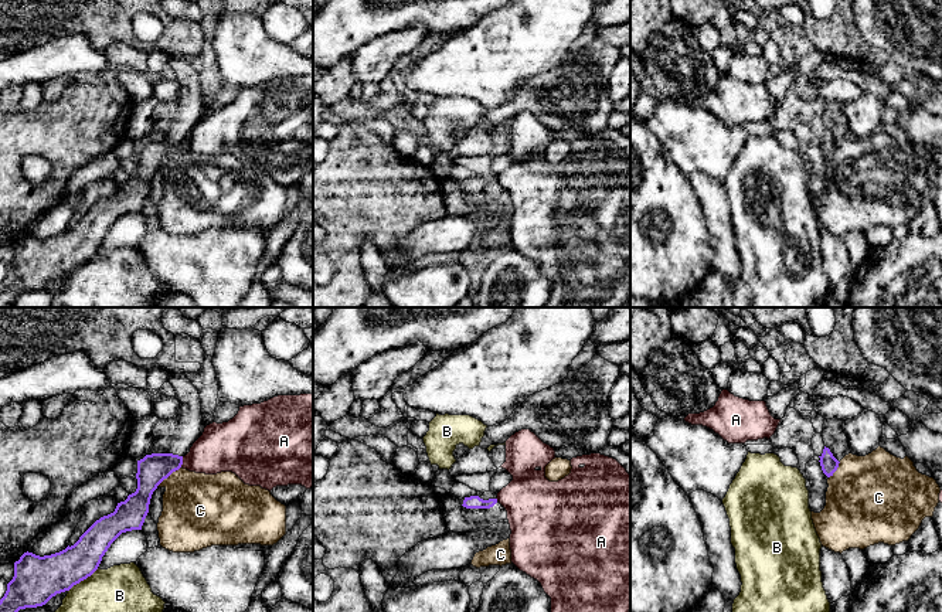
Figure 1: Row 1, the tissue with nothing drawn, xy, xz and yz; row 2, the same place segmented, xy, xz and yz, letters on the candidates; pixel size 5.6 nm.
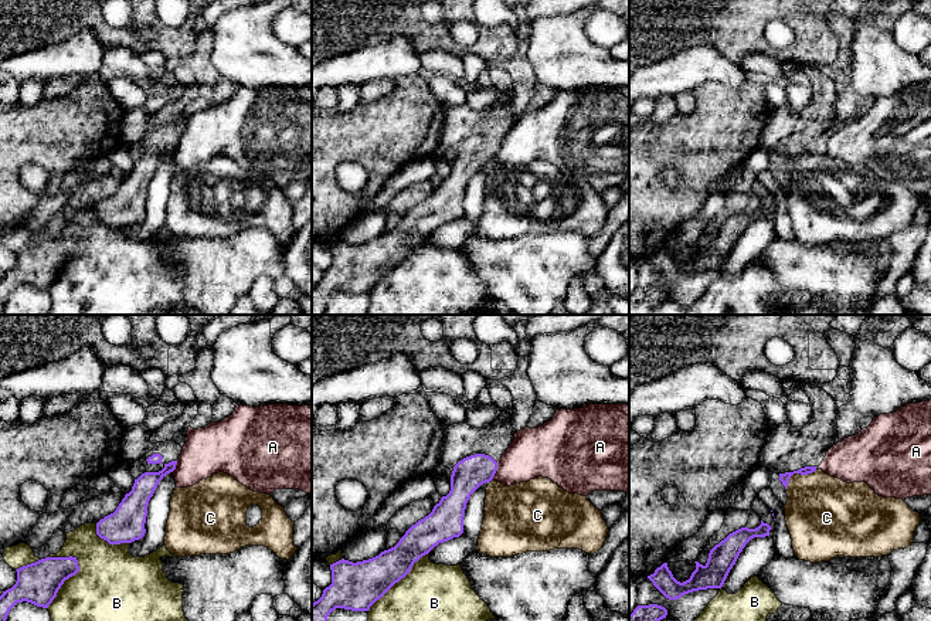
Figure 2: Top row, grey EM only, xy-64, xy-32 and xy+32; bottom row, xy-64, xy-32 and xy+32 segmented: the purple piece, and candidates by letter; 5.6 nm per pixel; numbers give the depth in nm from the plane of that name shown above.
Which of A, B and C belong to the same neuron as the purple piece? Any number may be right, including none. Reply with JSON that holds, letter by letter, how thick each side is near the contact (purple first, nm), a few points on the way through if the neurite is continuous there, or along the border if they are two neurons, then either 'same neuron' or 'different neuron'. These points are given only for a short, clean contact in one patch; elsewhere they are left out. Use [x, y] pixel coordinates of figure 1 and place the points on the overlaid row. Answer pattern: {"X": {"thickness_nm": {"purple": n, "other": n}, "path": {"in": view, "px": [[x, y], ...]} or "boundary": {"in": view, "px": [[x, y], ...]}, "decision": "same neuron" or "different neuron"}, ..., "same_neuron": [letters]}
{"A": {"thickness_nm": {"purple": 170, "other": 280}, "boundary": {"in": "xy", "px": [[183, 456], [180, 466]]}, "decision": "different neuron"}, "B": {"thickness_nm": {"purple": 260, "other": 280}, "decision": "different neuron"}, "C": {"thickness_nm": {"purple": 170, "other": 400}, "boundary": {"in": "xy", "px": [[180, 466], [156, 486]]}, "decision": "different neuron"}, "same_neuron": []}

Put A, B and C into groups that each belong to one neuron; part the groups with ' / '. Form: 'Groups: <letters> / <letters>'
Groups: A / B / C

